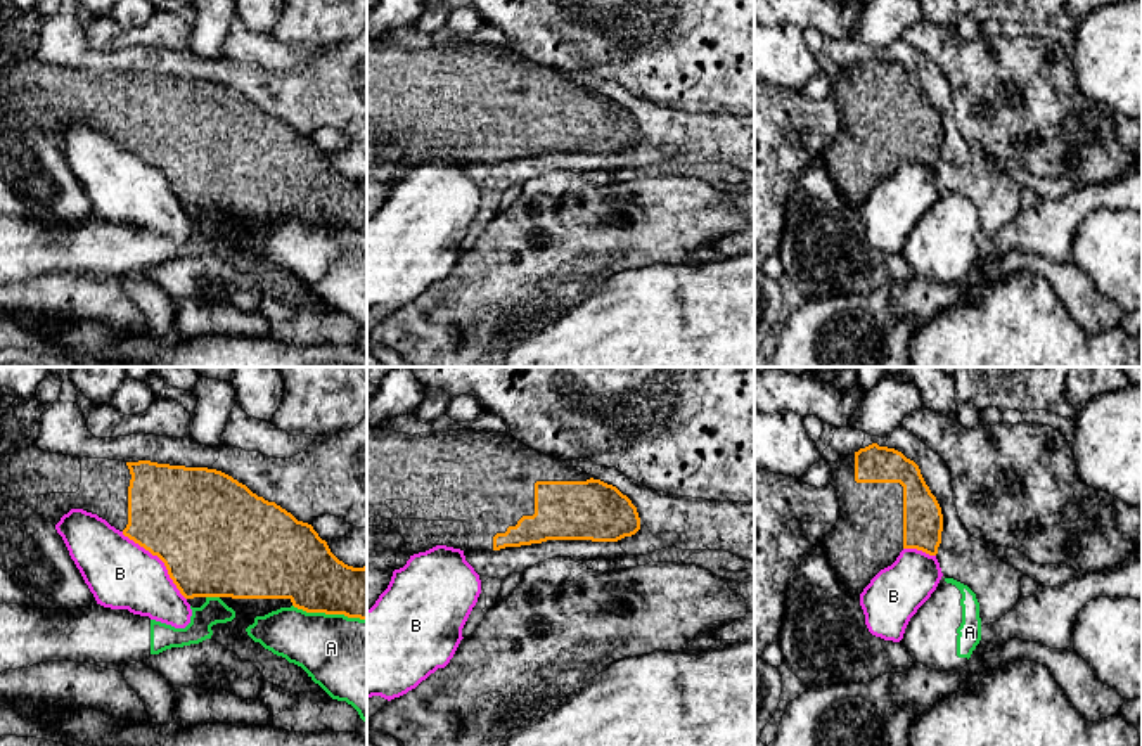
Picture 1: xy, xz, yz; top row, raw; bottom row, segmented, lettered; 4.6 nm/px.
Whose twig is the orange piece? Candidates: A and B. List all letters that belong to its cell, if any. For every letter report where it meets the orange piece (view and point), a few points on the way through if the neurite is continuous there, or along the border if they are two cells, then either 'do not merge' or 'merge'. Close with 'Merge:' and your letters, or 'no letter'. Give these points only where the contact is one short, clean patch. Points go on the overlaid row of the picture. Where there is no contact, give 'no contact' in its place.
A: meets orange in xy at (329, 613); do not merge
B: meets orange in xy at (161, 559); do not merge
Merge: no letter

